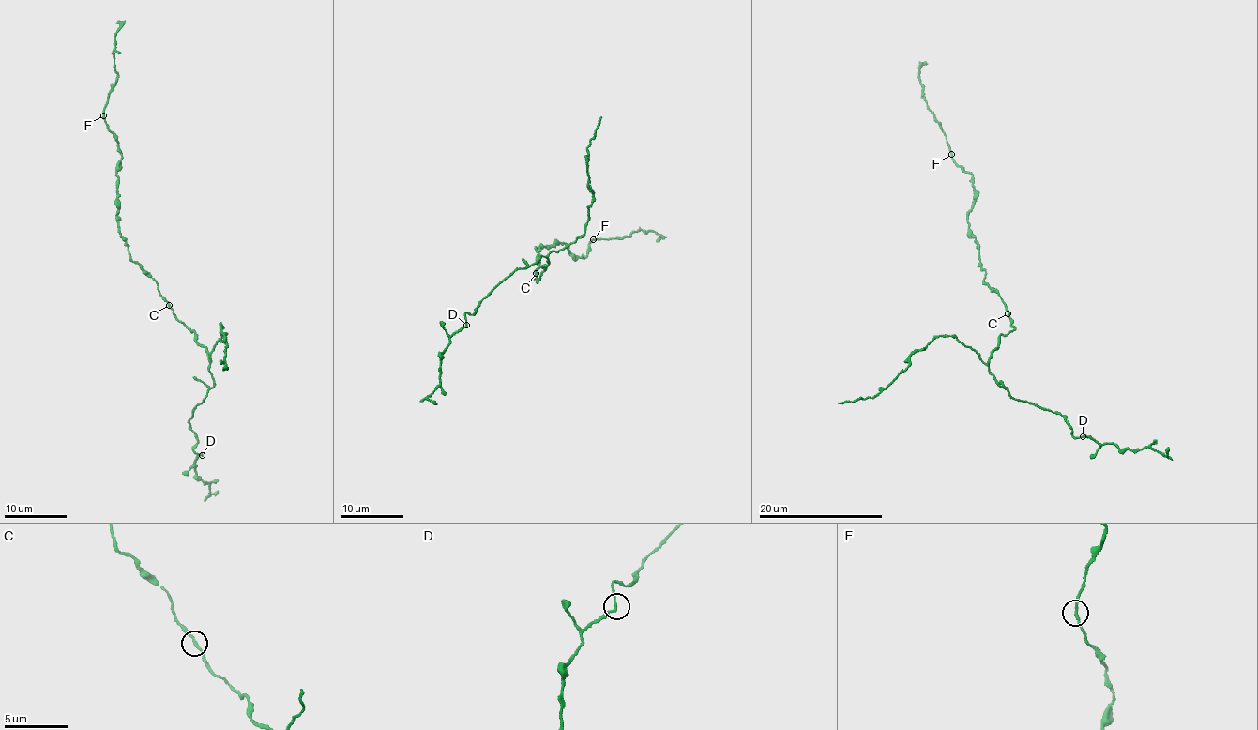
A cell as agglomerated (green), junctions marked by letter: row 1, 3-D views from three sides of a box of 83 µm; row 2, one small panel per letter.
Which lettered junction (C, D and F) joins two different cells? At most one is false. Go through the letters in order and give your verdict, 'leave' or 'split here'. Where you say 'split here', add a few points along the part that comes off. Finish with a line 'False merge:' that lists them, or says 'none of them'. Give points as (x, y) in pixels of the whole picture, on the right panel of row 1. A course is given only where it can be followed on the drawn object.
C: leave
D: leave
F: leave
False merge: none of them

